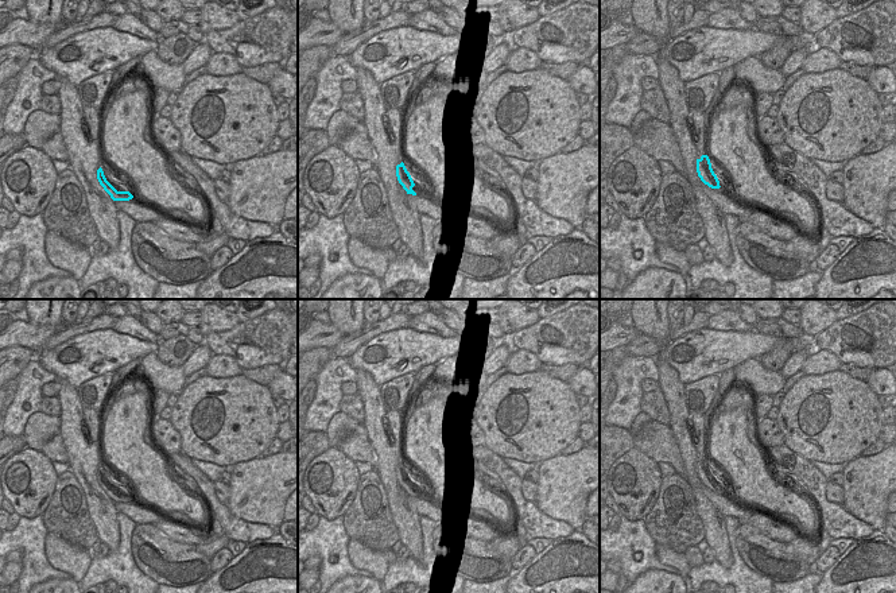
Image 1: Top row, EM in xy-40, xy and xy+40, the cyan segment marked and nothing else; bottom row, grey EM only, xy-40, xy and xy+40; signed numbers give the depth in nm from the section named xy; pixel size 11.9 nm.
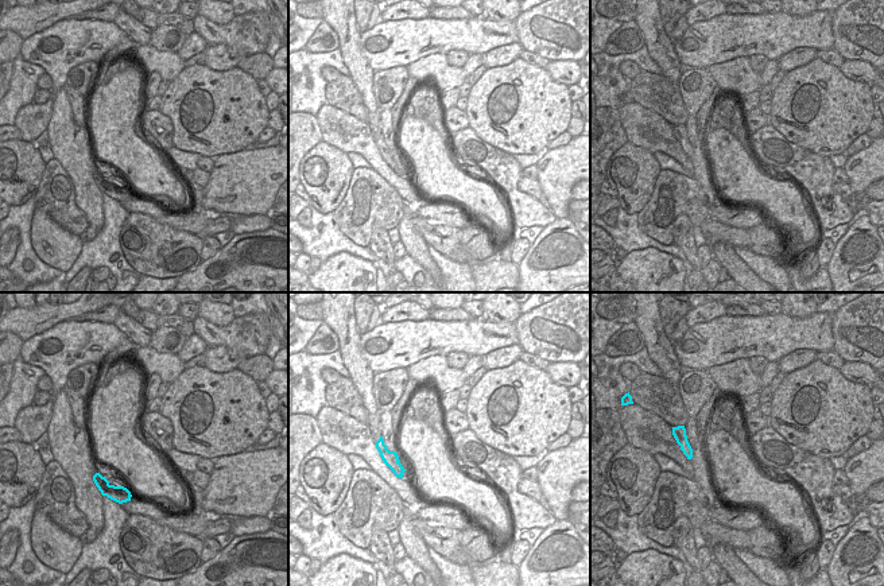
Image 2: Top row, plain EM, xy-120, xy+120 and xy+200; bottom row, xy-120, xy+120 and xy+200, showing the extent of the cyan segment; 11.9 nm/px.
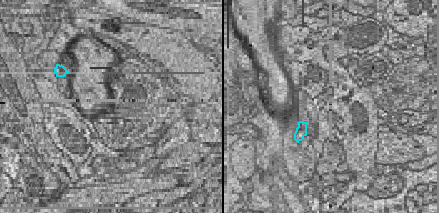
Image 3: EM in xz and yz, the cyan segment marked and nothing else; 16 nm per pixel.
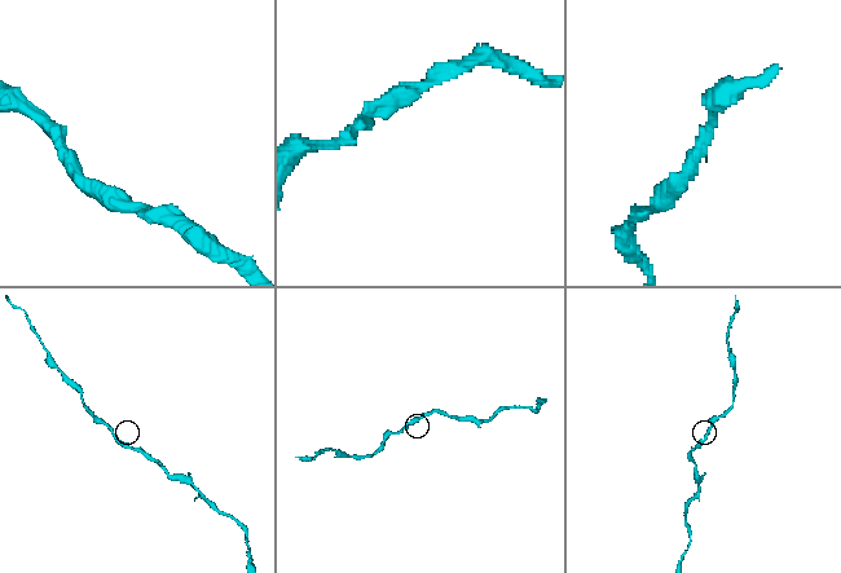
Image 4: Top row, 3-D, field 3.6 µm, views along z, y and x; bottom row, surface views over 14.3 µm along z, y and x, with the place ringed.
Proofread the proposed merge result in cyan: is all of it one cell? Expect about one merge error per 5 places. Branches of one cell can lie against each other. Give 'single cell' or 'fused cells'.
single cell

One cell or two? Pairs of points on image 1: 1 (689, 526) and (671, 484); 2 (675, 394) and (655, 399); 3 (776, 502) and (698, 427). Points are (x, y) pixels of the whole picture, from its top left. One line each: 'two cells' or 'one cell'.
1: one cell
2: two cells
3: two cells

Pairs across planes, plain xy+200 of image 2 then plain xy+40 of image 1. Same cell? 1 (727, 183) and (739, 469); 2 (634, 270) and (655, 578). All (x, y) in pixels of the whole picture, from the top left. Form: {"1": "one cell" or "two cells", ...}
{"1": "one cell", "2": "one cell"}

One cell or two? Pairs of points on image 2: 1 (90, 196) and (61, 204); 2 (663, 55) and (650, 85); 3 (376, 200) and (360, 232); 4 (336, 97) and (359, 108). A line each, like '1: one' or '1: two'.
1: two
2: two
3: one
4: one

